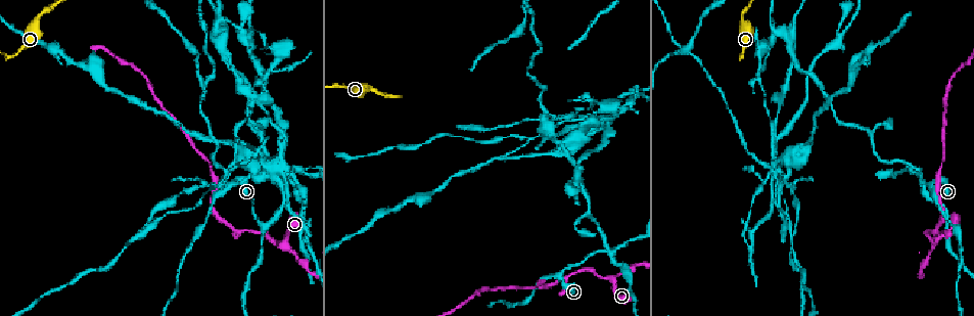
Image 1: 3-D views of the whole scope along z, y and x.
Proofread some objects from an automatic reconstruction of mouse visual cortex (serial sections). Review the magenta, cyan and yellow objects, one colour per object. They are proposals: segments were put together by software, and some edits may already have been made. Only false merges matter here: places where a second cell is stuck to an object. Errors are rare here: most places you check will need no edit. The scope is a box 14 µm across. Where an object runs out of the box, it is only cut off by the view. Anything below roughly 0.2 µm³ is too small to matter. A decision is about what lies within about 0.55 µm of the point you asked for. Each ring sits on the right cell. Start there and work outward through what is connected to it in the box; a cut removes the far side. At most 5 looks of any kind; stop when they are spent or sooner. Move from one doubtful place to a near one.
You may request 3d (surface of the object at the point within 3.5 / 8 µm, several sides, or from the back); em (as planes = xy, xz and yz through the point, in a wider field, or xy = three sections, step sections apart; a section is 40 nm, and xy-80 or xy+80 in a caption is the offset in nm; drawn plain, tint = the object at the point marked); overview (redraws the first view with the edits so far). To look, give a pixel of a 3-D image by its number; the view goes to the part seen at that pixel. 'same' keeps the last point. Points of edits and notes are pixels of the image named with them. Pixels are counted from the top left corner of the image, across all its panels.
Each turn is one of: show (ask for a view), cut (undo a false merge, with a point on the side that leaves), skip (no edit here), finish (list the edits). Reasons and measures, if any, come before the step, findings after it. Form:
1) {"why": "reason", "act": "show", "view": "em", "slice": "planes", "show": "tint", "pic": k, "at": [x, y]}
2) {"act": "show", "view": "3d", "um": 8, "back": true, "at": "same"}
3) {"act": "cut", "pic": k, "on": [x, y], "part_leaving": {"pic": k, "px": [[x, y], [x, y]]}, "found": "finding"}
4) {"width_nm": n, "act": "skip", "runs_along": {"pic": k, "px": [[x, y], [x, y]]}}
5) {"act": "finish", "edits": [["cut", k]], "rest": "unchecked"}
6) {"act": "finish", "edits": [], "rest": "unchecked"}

{"why": "thin neck", "act": "show", "view": "3d", "um": 3.5, "pic": 1, "at": [928, 189]}

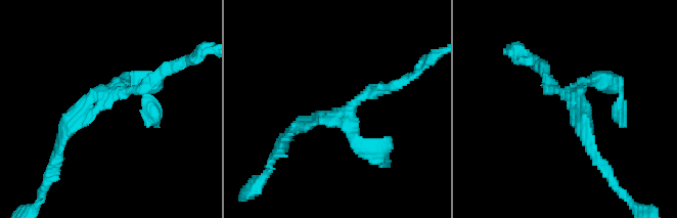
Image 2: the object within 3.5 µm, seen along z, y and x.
{"arm_widths_nm": [200, 200], "why": "now the EM", "act": "show", "view": "em", "slice": "xy", "step": 5, "show": "tint", "pic": 2, "at": [325, 114]}

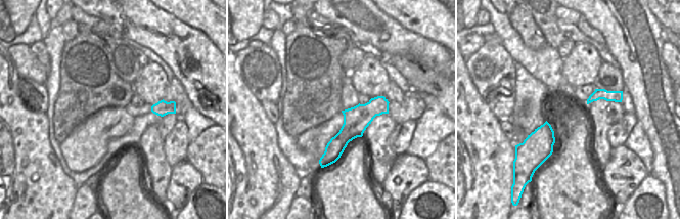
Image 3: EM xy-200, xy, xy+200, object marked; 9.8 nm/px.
{"width_nm": 260, "act": "skip", "runs_along": {"pic": 3, "px": [[381, 98], [345, 135], [323, 162]]}, "found": "all the same cell"}

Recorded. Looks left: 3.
{"act": "show", "view": "3d", "um": 8, "pic": 1, "at": [615, 252]}

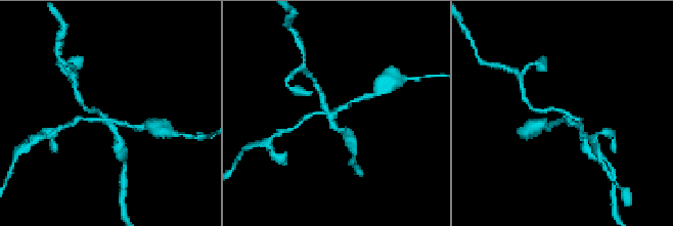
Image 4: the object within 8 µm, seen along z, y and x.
{"arms": 4, "arm_widths_nm": [150, 150, 200, 200], "act": "show", "view": "em", "slice": "xy", "step": 2, "show": "tint", "pic": 4, "at": [564, 117]}

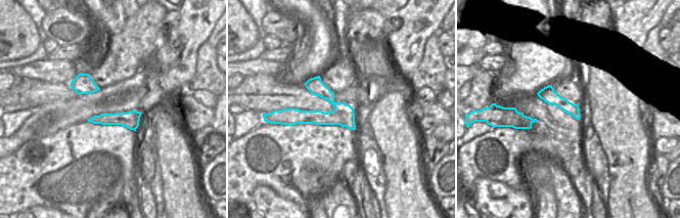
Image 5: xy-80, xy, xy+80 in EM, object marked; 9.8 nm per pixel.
{"act": "cut", "pic": 4, "on": [322, 97], "part_leaving": {"pic": 4, "px": [[333, 114], [326, 111], [314, 81]]}, "found": "two cells meet here"}

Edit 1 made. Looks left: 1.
{"act": "finish", "edits": [["cut", 4]], "rest": "unchecked"}

